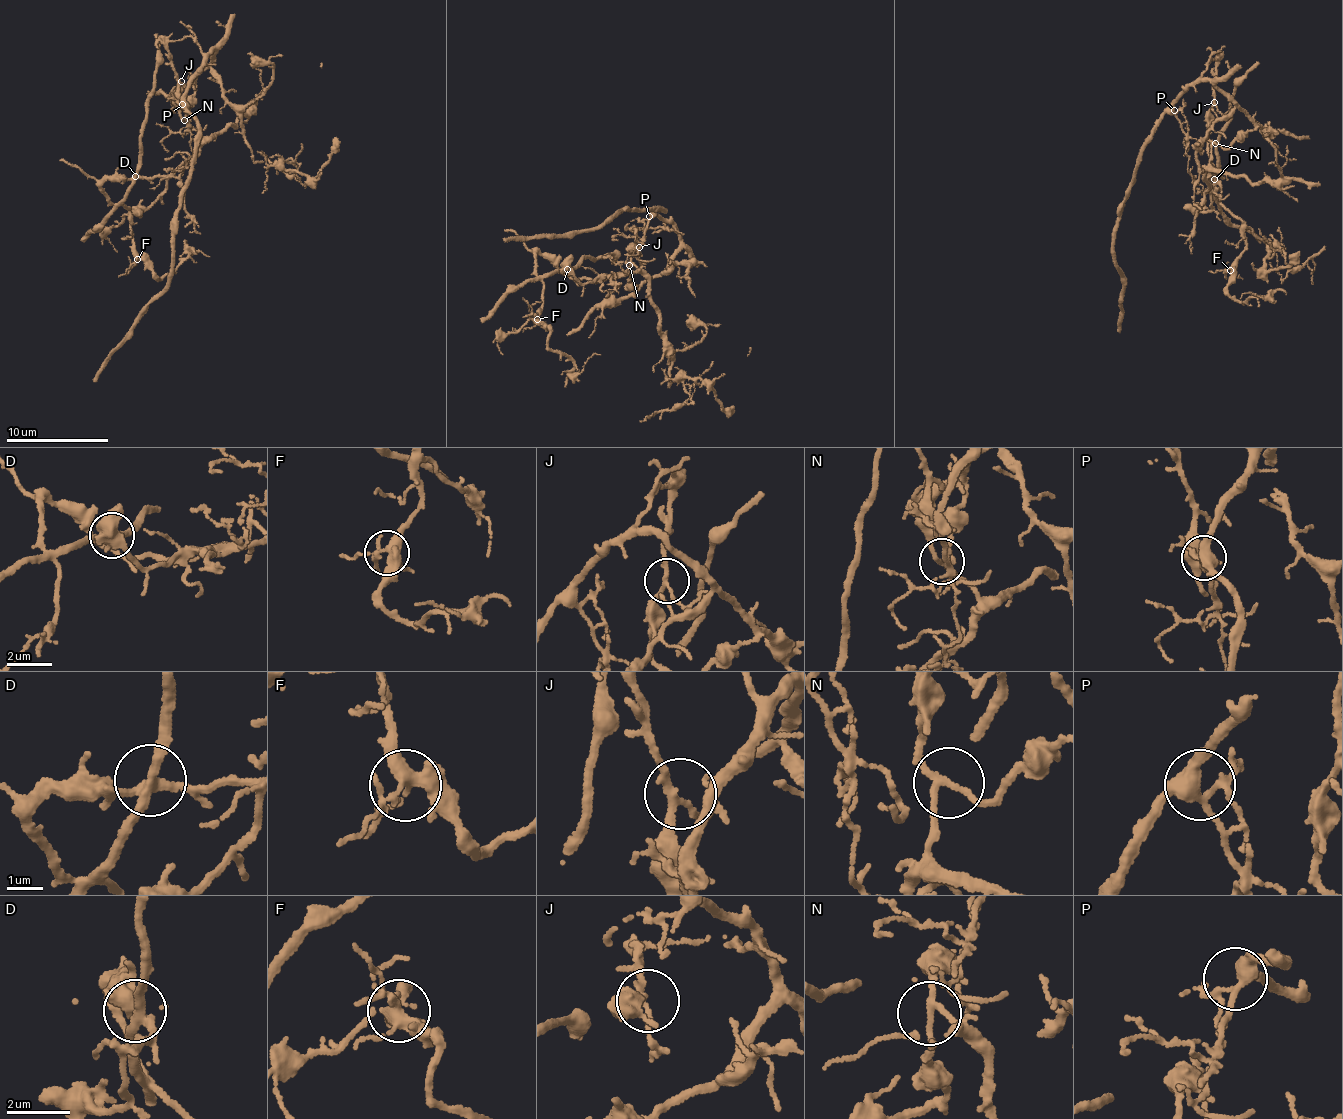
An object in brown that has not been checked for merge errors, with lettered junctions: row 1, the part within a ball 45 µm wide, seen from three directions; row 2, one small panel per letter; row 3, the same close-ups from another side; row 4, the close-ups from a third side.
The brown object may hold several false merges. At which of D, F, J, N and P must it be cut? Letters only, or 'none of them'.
N

